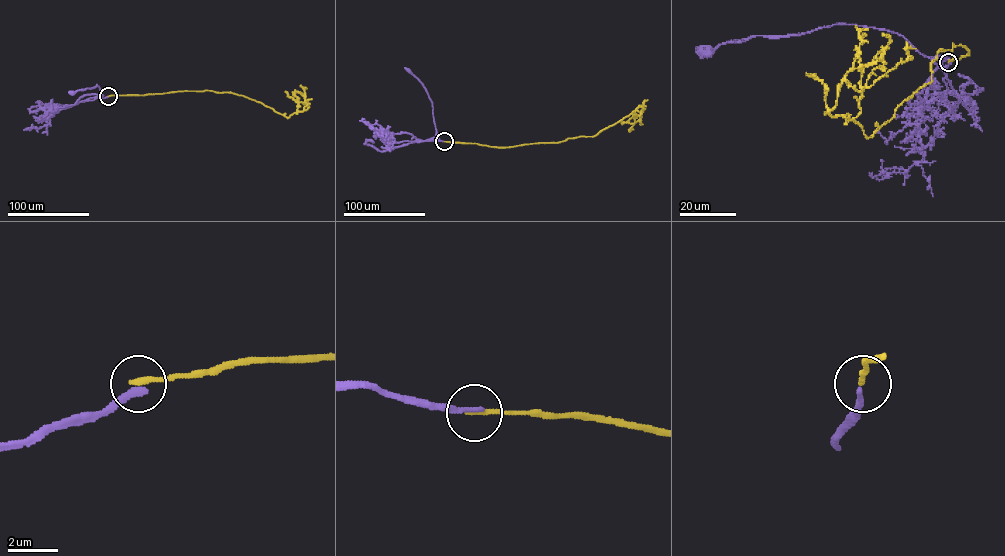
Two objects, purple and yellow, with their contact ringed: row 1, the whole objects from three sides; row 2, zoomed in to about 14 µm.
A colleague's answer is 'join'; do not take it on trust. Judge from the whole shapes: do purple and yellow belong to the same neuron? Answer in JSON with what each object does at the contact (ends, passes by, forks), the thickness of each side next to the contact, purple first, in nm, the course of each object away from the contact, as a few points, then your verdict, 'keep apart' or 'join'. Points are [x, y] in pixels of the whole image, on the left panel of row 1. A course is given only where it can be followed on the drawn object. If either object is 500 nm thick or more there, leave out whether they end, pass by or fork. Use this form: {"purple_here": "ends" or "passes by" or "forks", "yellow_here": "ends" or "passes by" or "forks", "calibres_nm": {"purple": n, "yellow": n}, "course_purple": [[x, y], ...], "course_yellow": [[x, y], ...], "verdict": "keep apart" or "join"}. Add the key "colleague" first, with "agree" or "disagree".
{"colleague": "disagree", "purple_here": "ends", "yellow_here": "ends", "calibres_nm": {"purple": 260, "yellow": 240}, "course_purple": [[108, 96], [101, 98], [97, 84], [72, 93]], "course_yellow": [[108, 96], [184, 91], [230, 92], [261, 102], [288, 118], [309, 107], [304, 87]], "verdict": "keep apart"}

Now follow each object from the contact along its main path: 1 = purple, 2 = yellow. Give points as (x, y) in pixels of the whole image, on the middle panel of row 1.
1: (444, 141), (437, 140), (432, 103), (425, 88), (408, 69)
2: (444, 141), (505, 147), (592, 136), (641, 106), (645, 109), (641, 111), (640, 122)

